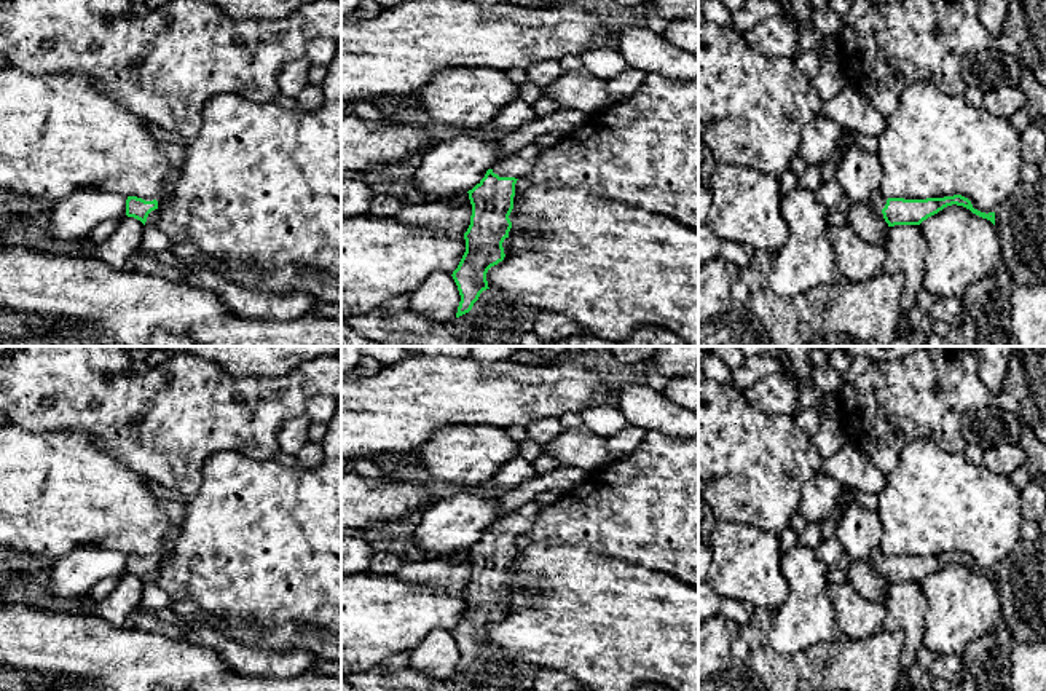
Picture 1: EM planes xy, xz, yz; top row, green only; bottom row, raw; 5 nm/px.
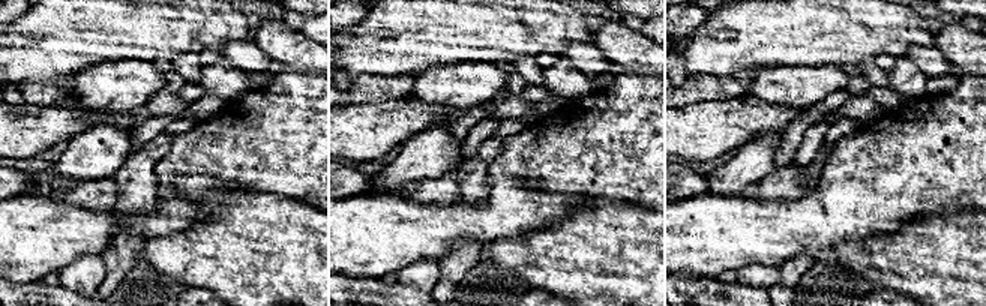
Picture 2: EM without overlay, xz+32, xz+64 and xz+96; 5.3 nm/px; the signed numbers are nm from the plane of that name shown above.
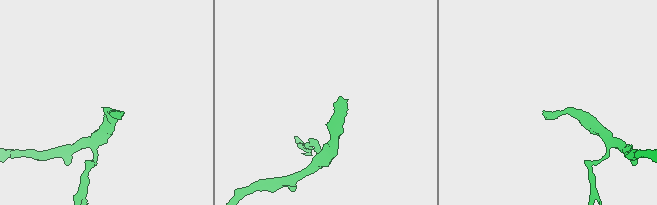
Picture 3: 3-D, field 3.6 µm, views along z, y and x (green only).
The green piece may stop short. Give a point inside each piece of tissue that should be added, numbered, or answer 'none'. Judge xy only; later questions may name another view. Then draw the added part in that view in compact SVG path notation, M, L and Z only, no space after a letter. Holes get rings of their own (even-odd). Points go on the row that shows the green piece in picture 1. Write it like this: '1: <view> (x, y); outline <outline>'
1: xy (174, 177); outline M180 168L175 169L175 171L171 174L171 177L167 179L167 190L169 190L169 195L167 195L166 198L151 198L151 199L145 199L145 201L153 201L153 199L158 201L158 207L148 214L145 225L155 225L161 206L163 206L163 204L169 199L169 196L172 195L172 192L174 192L174 188L175 188L175 184L179 182L179 179L180 179Z

